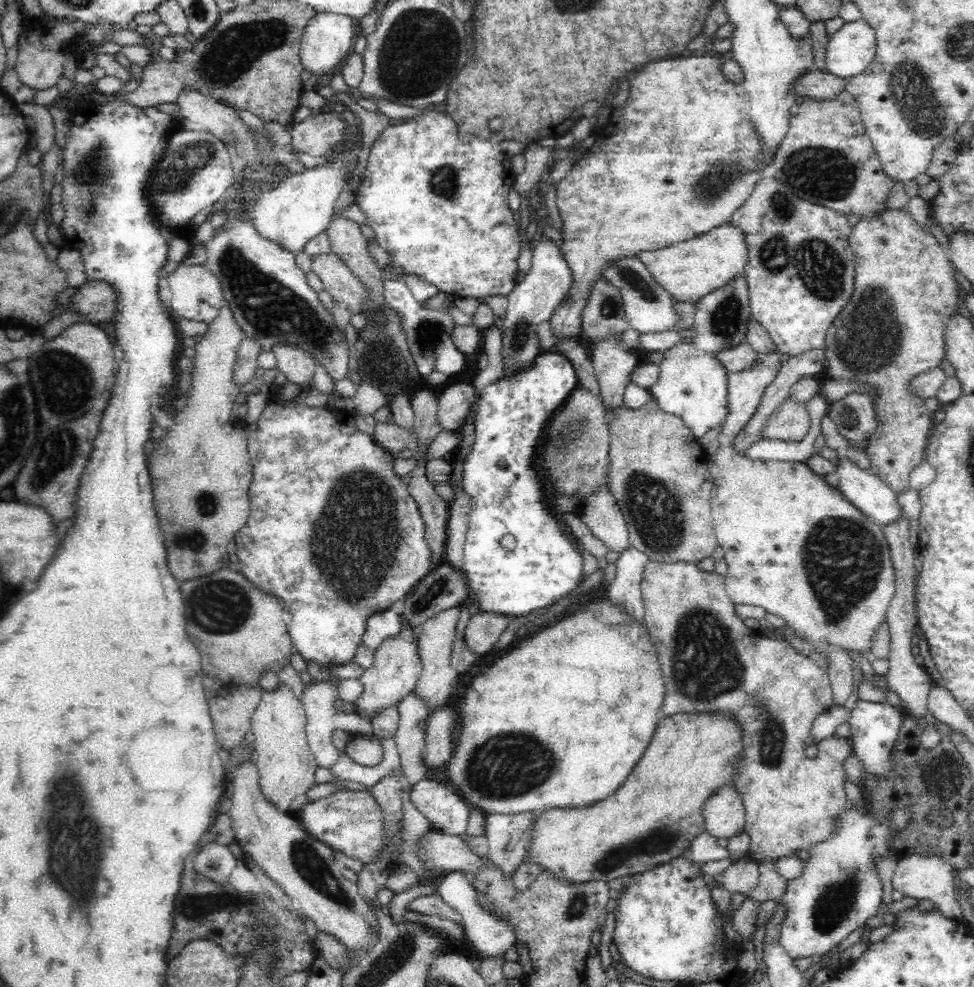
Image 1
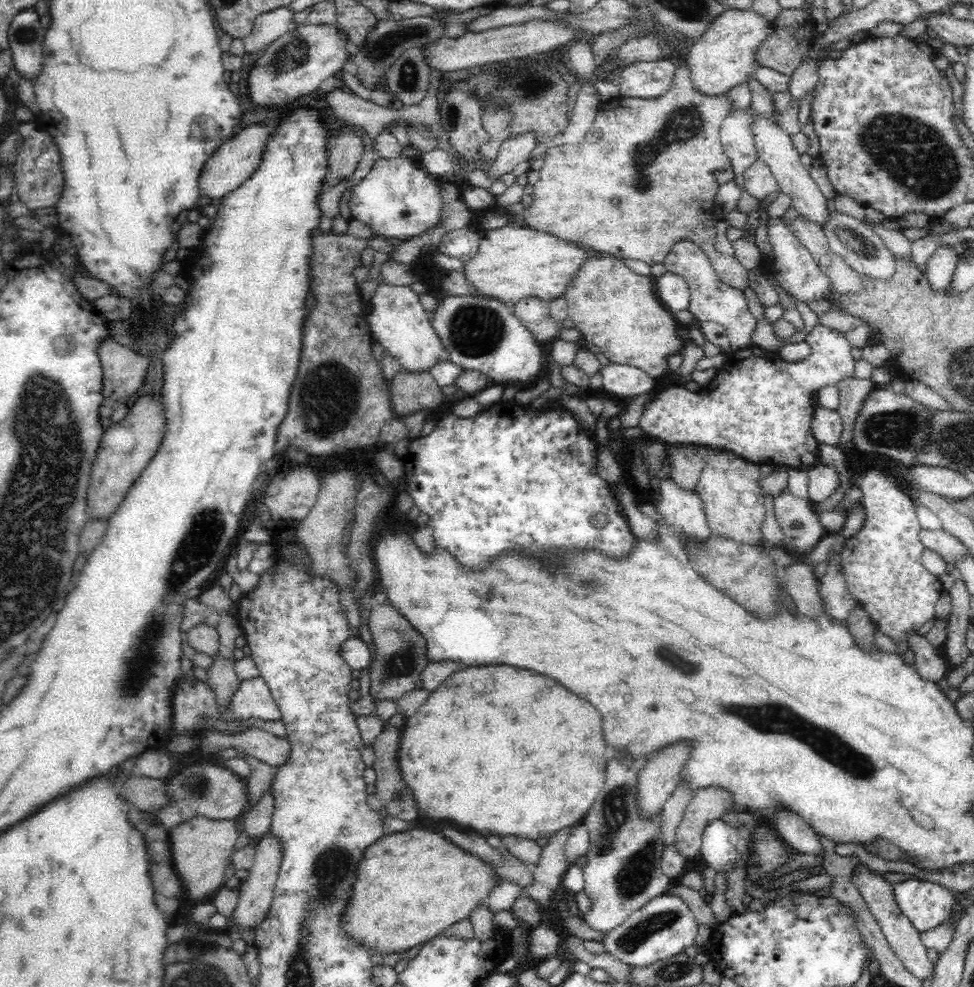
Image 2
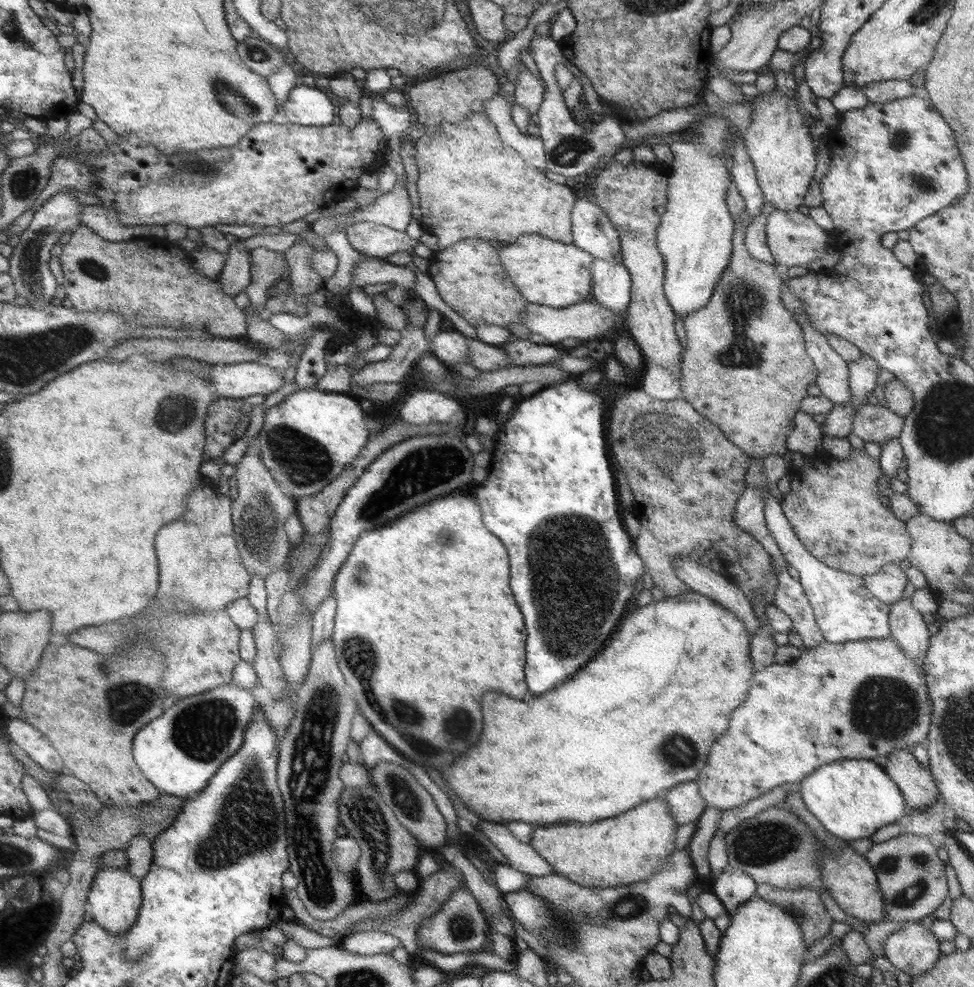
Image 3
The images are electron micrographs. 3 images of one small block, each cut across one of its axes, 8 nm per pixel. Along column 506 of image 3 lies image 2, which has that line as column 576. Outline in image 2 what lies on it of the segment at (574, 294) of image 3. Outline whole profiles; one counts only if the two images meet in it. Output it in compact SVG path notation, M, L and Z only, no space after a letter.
M504 226L482 235L478 252L464 263L463 273L478 292L507 305L515 305L528 297L553 301L563 296L578 268L586 262L588 252L588 248L545 231Z

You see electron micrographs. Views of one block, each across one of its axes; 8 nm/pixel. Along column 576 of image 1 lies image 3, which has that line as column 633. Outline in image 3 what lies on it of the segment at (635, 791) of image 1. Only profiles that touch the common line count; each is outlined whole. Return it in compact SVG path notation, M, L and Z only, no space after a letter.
M659 796L643 801L629 811L610 819L601 819L596 823L569 821L535 826L529 844L543 860L547 861L555 874L584 887L609 888L638 883L666 866L666 858L676 850L674 836L677 827L678 824L670 813L667 803Z

